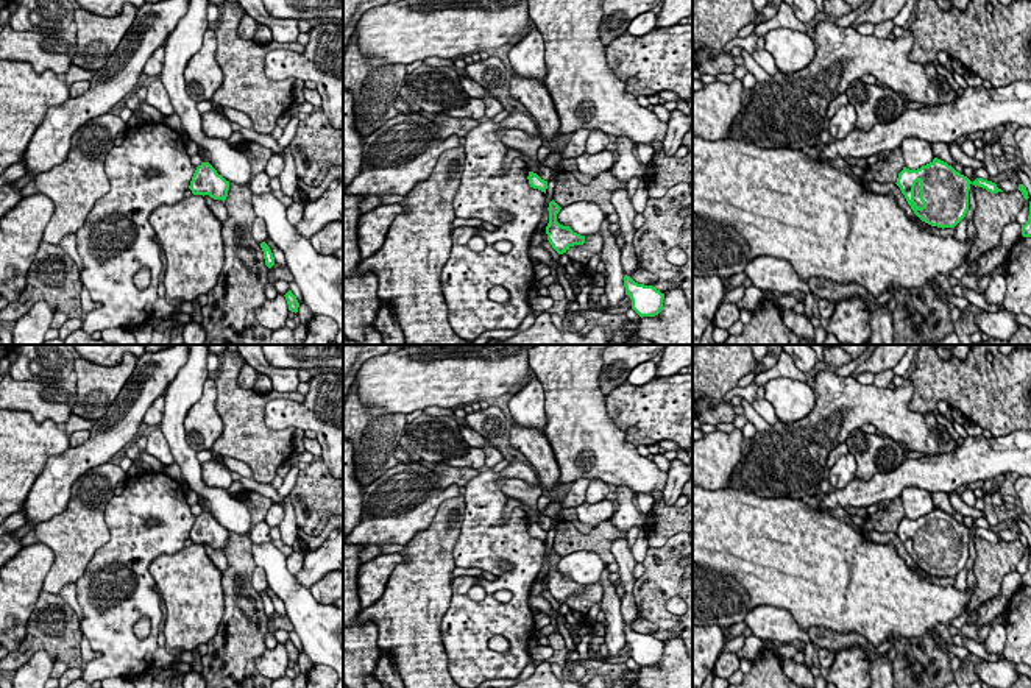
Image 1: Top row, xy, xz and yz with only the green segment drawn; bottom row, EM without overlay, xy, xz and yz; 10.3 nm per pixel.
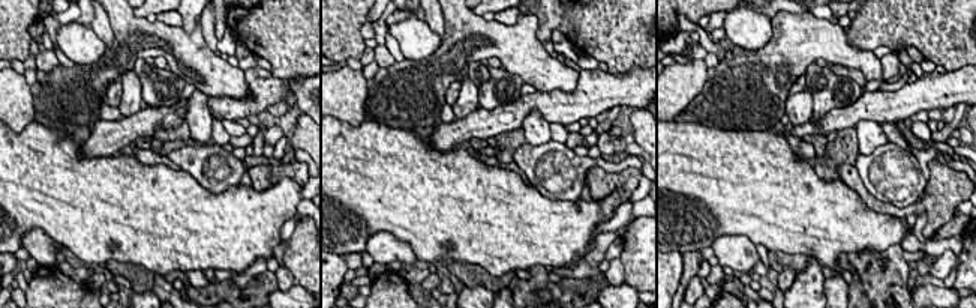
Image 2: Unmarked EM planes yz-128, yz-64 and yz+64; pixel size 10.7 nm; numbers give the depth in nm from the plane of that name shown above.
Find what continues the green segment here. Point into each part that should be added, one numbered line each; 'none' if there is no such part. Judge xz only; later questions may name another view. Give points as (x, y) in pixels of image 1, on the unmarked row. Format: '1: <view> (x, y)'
none

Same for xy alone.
none

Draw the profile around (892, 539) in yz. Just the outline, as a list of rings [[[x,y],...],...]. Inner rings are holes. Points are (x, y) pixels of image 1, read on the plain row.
[[[870,530],[869,537],[875,543],[892,544],[897,549],[898,555],[905,560],[905,563],[909,568],[917,569],[917,565],[911,559],[911,555],[908,554],[905,544],[902,543],[900,537],[895,532],[880,534],[880,532]]]

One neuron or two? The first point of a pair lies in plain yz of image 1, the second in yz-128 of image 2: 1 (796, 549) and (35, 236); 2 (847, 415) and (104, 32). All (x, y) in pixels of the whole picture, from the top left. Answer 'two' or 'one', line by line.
1: two
2: two

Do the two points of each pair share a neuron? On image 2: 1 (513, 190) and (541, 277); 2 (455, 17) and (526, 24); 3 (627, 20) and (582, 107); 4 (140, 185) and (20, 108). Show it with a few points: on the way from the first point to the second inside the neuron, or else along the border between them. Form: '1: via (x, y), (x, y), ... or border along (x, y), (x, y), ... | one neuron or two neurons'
1: border along (544, 265), (532, 265), (523, 269) | two neurons
2: via (473, 30), (508, 33) | one neuron
3: border along (640, 66), (633, 66), (618, 74), (607, 72) | two neurons
4: border along (33, 119), (15, 132) | two neurons

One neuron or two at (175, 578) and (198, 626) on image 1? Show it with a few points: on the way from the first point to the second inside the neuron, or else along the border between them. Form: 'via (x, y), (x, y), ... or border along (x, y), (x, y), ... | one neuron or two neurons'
via (187, 590), (194, 596), (194, 613) | one neuron

